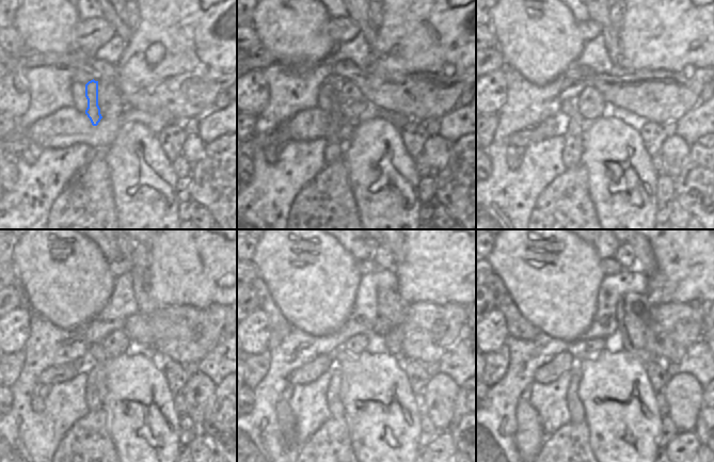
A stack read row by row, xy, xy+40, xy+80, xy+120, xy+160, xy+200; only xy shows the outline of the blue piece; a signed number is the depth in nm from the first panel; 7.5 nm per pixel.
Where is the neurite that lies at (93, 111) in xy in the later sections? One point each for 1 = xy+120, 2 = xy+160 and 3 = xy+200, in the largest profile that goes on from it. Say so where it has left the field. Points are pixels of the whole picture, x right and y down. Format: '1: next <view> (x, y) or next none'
1: next xy+120 (95, 387)
2: next xy+160 (335, 405)
3: next xy+200 (576, 411)

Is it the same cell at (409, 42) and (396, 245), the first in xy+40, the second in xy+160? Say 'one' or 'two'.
two

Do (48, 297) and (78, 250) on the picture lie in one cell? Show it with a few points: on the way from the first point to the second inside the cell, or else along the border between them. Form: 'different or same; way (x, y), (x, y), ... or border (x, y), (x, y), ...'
same; way (60, 285), (65, 280), (65, 264), (67, 261)

